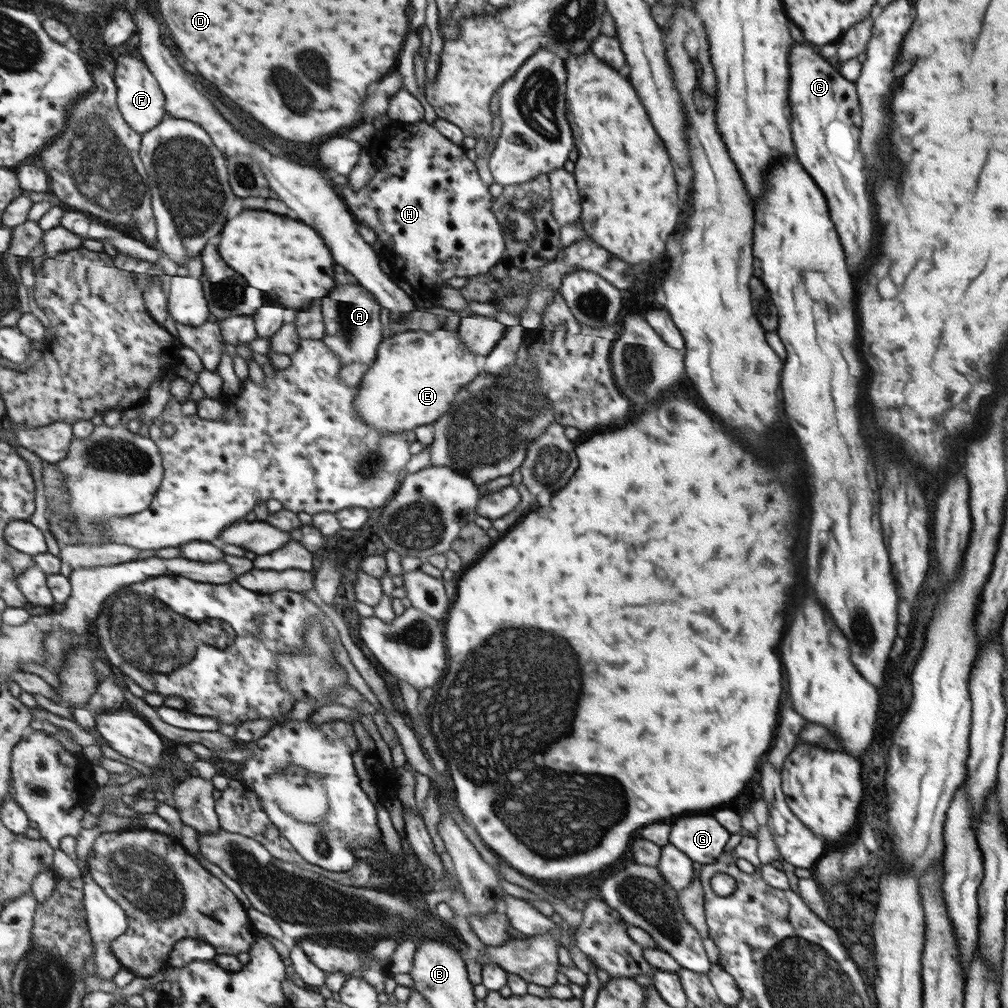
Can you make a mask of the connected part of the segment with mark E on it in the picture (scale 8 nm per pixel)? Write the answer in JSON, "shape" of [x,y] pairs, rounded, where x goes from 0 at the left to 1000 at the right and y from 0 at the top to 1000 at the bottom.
{"shape":[[[439,324],[435,325],[434,327],[429,327],[424,329],[423,327],[410,327],[402,328],[400,330],[391,330],[389,333],[386,333],[381,336],[377,341],[375,347],[375,355],[366,364],[366,367],[361,371],[359,380],[355,384],[356,389],[354,390],[352,399],[353,405],[355,406],[356,413],[364,420],[367,421],[370,425],[373,425],[376,429],[381,429],[381,431],[399,431],[398,429],[404,429],[404,427],[412,427],[416,423],[429,421],[434,417],[438,411],[441,411],[447,403],[449,403],[449,393],[454,389],[454,385],[457,385],[459,382],[462,382],[464,379],[467,379],[471,373],[475,372],[476,369],[471,364],[471,351],[465,349],[458,341],[458,337],[455,337],[454,329],[445,329],[441,328]]]}

